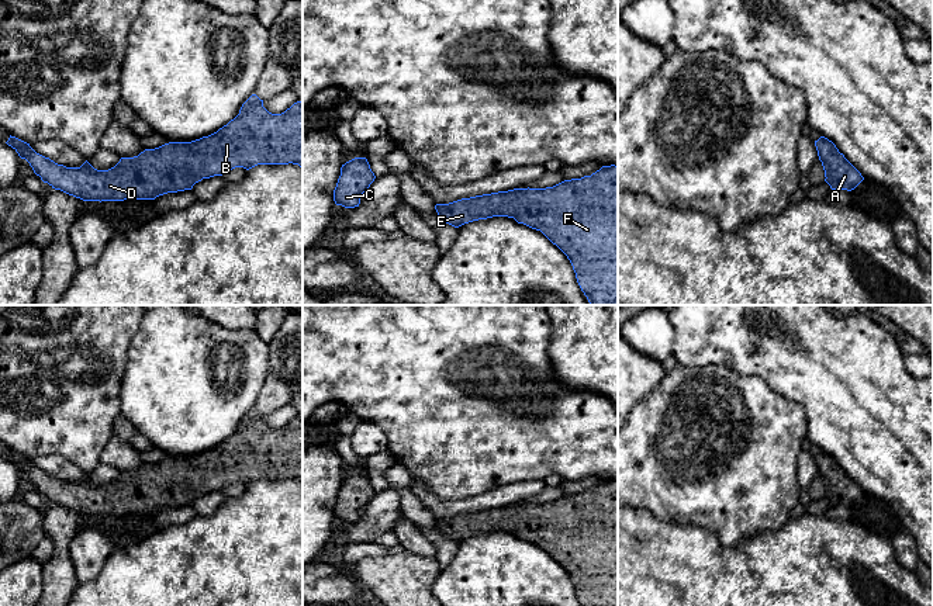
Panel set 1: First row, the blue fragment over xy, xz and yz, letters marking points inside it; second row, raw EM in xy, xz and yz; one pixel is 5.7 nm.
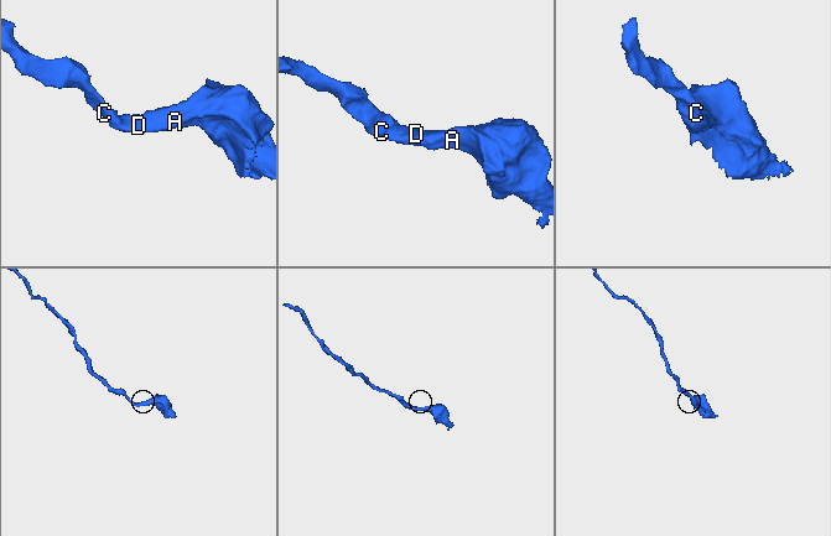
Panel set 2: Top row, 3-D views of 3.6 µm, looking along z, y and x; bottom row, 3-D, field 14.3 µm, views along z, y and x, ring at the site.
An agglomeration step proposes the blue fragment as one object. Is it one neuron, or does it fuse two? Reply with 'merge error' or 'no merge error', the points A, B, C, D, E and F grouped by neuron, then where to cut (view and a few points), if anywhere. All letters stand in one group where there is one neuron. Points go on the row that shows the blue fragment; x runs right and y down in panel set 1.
no merge error; groups A B C D E F; cut none

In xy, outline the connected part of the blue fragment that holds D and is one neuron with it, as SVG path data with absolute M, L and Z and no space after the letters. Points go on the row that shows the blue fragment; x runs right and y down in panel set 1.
M252 94L239 114L217 132L191 142L169 142L145 149L138 156L121 157L108 170L97 170L87 160L80 167L58 165L11 135L6 143L30 163L44 183L83 201L155 200L167 193L191 190L203 179L222 176L235 167L249 170L258 165L288 163L303 167L303 100L281 114L272 114L263 107L263 100Z

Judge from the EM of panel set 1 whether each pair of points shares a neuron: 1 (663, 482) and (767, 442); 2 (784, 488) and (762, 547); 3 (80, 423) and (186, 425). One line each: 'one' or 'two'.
1: one
2: two
3: two

